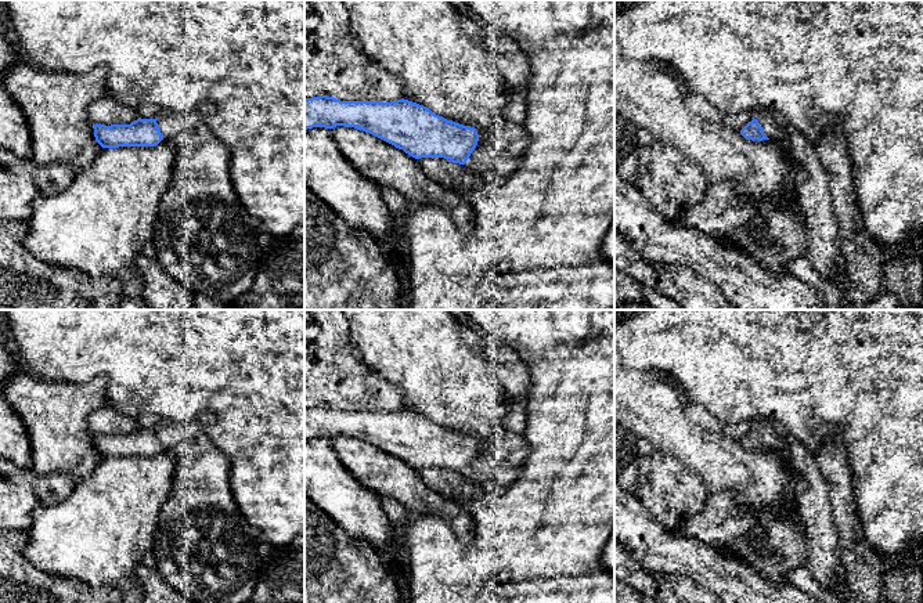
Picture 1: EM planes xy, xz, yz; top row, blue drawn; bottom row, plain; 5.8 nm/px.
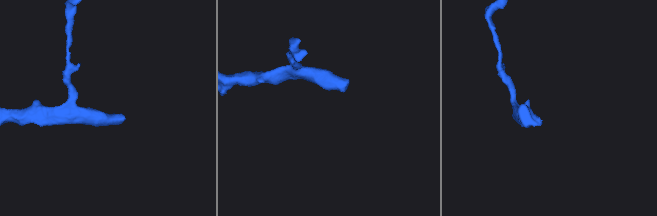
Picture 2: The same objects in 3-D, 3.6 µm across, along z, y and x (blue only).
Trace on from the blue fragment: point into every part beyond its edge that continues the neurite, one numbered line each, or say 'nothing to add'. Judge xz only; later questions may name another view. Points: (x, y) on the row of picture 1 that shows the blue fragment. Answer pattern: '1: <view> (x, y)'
1: xz (500, 150)

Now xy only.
1: xy (205, 239)

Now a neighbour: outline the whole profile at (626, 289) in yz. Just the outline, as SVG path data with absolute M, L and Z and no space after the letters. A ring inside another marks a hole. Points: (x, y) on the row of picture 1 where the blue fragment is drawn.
M614 268L614 310L621 310L627 303L641 302L643 302L641 285Z

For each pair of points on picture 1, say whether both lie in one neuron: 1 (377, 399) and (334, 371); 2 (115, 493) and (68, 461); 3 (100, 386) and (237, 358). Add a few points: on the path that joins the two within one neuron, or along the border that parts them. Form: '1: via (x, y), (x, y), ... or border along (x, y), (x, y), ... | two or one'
1: via (366, 390), (345, 382) | one
2: border along (104, 458), (78, 483) | two
3: border along (76, 382), (104, 375), (111, 401) | two

